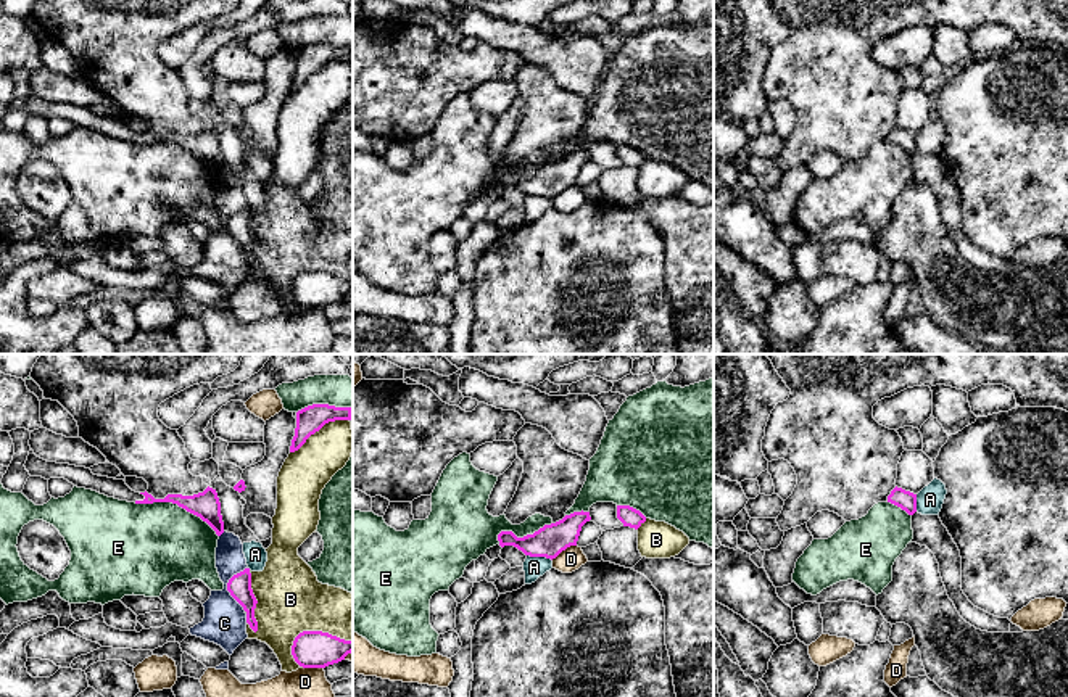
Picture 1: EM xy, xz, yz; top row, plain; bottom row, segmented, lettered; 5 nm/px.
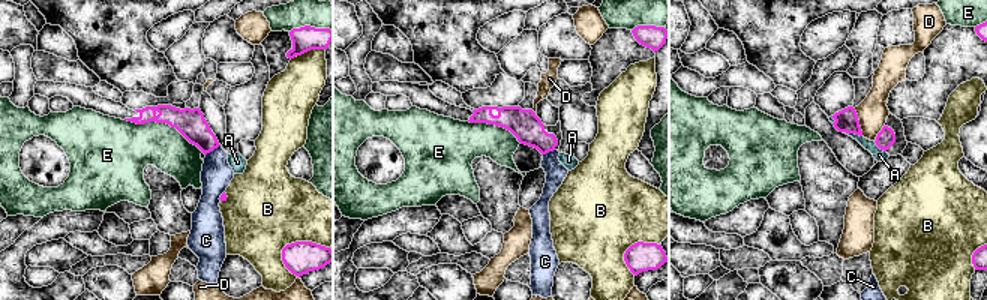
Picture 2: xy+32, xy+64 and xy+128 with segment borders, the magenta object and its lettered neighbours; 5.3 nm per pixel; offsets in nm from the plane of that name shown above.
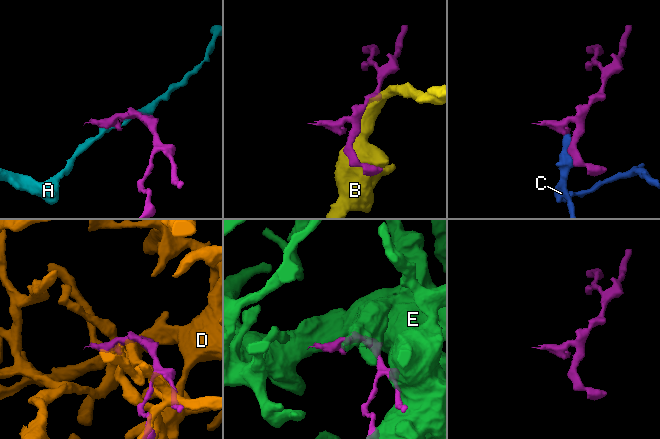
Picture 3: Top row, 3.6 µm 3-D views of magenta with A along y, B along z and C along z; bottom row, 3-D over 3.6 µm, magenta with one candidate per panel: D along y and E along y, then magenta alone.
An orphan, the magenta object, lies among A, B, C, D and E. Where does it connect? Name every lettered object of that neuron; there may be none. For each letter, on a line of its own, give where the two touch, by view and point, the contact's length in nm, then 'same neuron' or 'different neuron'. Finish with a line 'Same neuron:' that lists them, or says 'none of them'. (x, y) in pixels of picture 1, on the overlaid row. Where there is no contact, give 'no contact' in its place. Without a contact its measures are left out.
A: xz (540, 556) | 130 nm | different neuron
B: xy (314, 631) | 320 nm | different neuron
C: xy (227, 586) | 220 nm | different neuron
D: xz (562, 549) | 150 nm | different neuron
E: xy (178, 504) | 460 nm | different neuron
Same neuron: none of them

